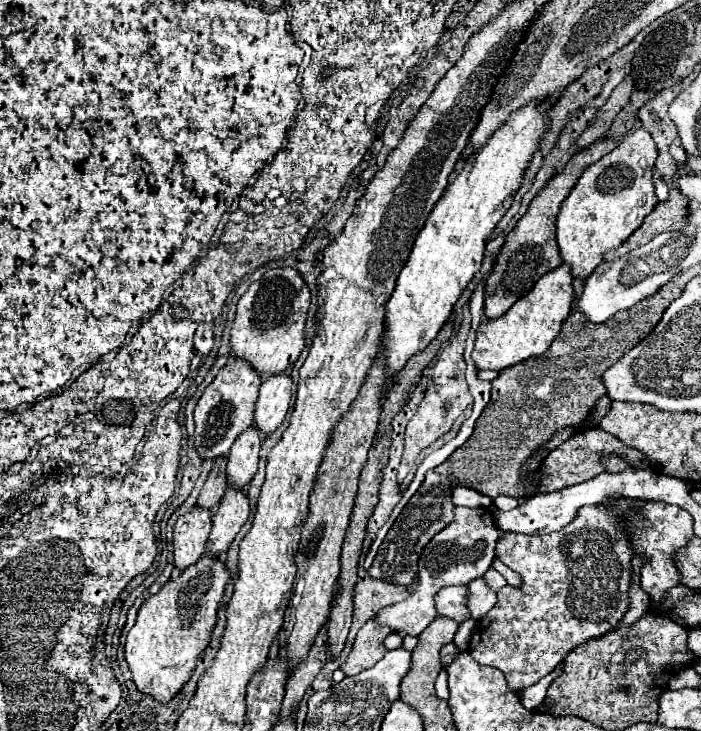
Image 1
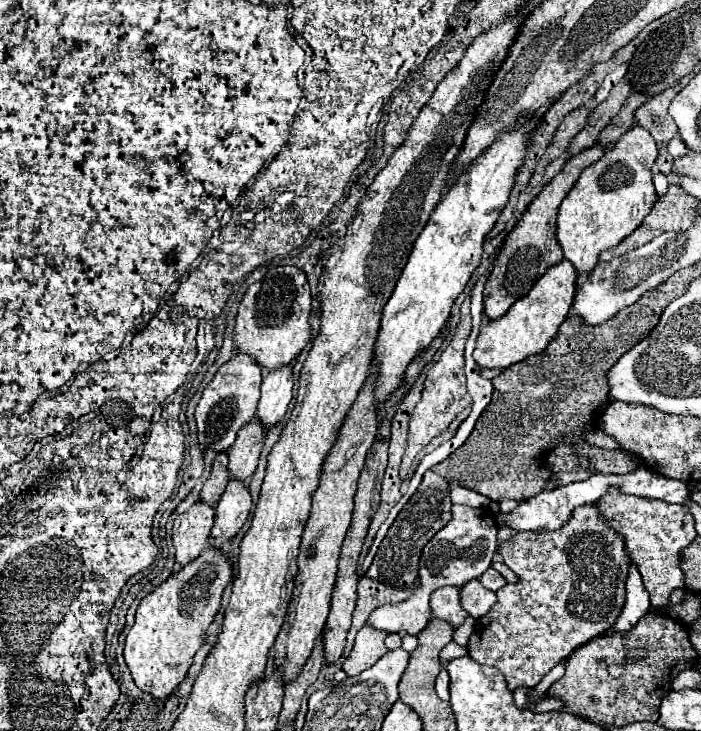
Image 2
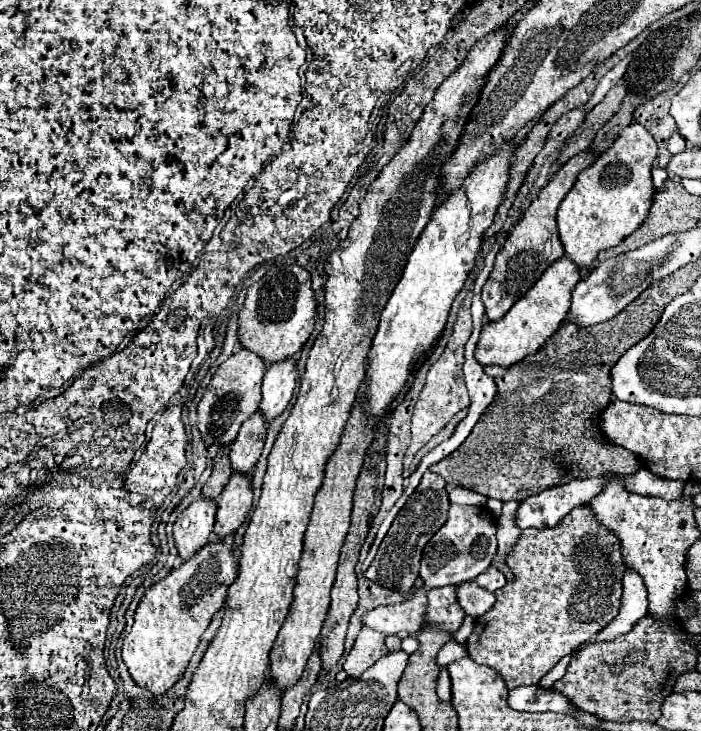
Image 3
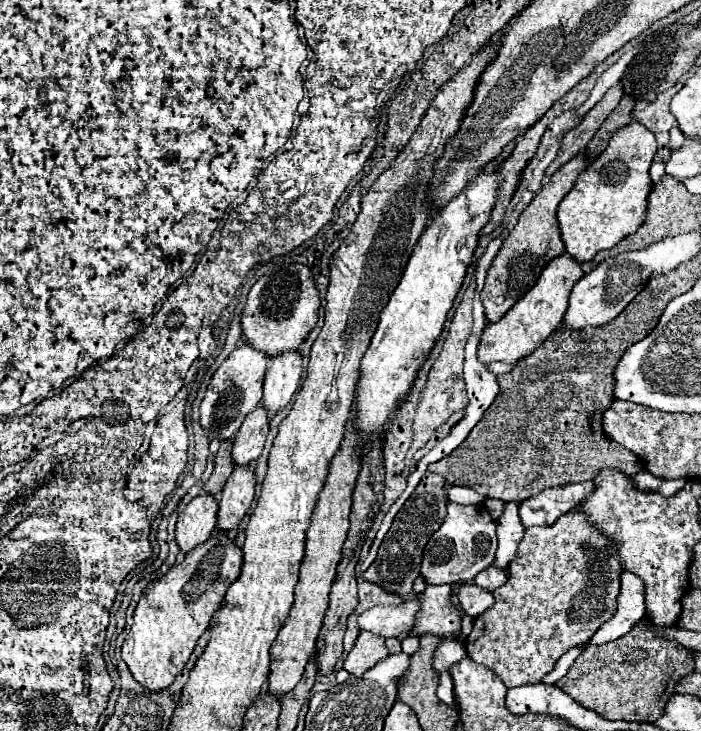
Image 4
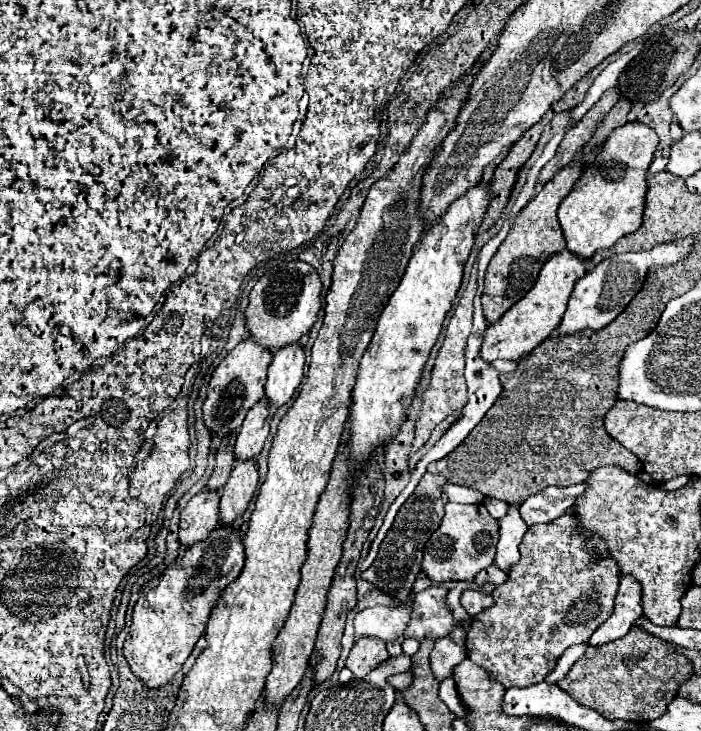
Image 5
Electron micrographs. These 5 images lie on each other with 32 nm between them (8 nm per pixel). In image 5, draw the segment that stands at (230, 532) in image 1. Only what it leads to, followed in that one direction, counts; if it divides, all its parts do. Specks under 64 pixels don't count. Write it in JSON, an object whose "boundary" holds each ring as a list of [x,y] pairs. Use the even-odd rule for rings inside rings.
{"boundary":[[[236,460],[220,498],[220,522],[232,524],[246,512],[248,502],[258,484],[258,468],[254,460]]]}

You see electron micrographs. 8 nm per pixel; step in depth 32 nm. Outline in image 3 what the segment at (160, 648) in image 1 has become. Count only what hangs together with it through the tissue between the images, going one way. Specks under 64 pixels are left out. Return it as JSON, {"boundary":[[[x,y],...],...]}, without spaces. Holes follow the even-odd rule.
{"boundary":[[[210,540],[204,548],[200,548],[200,552],[196,552],[196,556],[190,556],[186,562],[180,564],[180,568],[170,570],[166,578],[152,584],[144,592],[134,614],[132,630],[124,638],[124,646],[122,646],[122,658],[136,684],[150,690],[152,694],[164,694],[168,688],[174,686],[174,682],[184,674],[188,660],[194,654],[200,636],[208,628],[212,616],[222,608],[226,590],[238,576],[238,566],[240,566],[238,554],[234,554],[230,540],[220,540],[220,544],[216,544],[216,540]]]}

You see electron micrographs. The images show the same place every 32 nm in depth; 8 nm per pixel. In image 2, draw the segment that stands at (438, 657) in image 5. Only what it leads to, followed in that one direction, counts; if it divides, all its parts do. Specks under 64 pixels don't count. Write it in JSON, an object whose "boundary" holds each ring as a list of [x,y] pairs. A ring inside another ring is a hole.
{"boundary":[[[454,640],[452,642],[448,642],[442,650],[440,650],[440,664],[448,664],[448,662],[452,662],[454,658],[462,658],[462,656],[466,656],[468,652],[466,652],[466,648],[464,646],[460,646],[460,644],[456,644]]]}

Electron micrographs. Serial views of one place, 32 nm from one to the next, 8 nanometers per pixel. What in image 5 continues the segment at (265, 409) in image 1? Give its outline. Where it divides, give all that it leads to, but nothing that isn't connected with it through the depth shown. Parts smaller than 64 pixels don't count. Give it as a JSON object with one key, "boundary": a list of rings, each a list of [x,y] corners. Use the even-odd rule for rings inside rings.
{"boundary":[[[288,344],[288,348],[274,352],[266,382],[266,400],[270,406],[284,406],[292,398],[304,376],[304,360],[302,344]]]}

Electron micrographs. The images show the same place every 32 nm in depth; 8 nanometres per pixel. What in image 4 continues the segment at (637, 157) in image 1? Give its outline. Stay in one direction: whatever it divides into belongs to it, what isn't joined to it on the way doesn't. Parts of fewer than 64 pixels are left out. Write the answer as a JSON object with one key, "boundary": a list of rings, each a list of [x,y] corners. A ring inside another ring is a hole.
{"boundary":[[[640,122],[616,130],[608,148],[578,176],[574,188],[558,206],[558,224],[566,252],[578,262],[590,262],[596,252],[616,246],[624,236],[634,234],[646,214],[646,198],[652,182],[648,168],[656,154],[656,136]]]}

